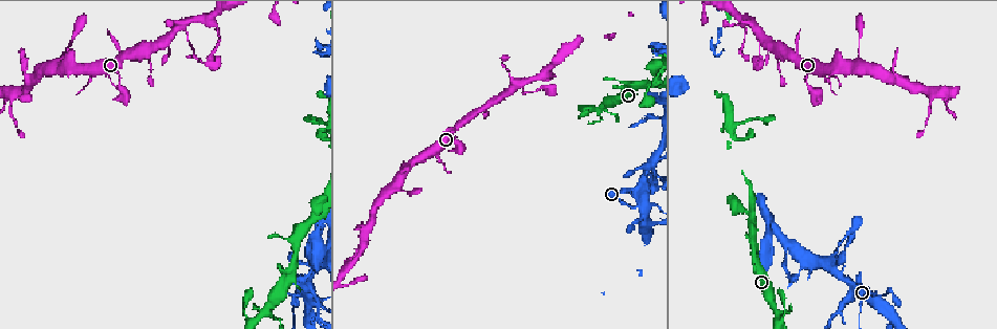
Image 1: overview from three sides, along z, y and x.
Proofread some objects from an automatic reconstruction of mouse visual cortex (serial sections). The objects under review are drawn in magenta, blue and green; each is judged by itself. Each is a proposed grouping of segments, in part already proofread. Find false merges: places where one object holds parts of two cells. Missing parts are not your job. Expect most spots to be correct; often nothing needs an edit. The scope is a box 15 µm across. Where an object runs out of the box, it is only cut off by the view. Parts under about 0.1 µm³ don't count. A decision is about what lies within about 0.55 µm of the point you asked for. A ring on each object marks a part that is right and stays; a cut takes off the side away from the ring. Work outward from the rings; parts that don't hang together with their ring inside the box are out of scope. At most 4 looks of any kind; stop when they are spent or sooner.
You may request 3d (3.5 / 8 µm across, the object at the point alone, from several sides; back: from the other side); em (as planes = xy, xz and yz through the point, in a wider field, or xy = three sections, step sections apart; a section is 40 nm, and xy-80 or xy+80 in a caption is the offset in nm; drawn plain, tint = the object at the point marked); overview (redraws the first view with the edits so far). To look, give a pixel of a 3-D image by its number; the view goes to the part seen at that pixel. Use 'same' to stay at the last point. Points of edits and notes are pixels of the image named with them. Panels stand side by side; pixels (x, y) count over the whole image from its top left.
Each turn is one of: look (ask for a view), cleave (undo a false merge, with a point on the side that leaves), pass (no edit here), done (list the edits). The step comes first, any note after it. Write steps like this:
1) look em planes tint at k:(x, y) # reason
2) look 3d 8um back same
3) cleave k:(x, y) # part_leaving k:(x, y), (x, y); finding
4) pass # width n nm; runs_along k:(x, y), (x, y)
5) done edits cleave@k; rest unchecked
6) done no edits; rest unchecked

look 3d 3.5um at 1:(598, 107) # a fork

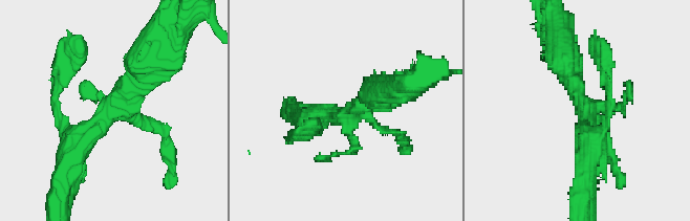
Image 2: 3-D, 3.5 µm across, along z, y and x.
look em xy step 5 tint at 2:(582, 105)

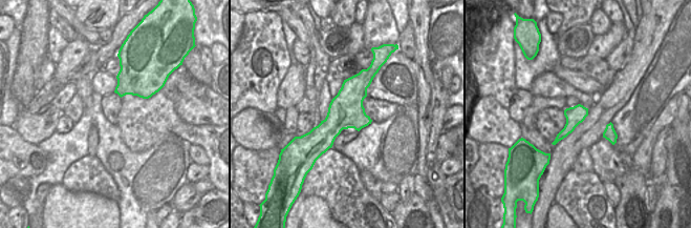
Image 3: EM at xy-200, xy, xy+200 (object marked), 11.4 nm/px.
pass # width 400 nm; runs_along 2:(155, 49), (82, 142), (68, 133); continuous, no second cell

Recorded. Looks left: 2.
look em xy step 5 tint at 1:(856, 287) # two arms at a narrow angle

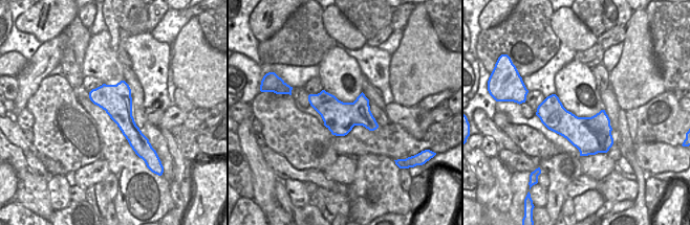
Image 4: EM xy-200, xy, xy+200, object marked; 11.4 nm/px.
look 3d 3.5um same # wider look

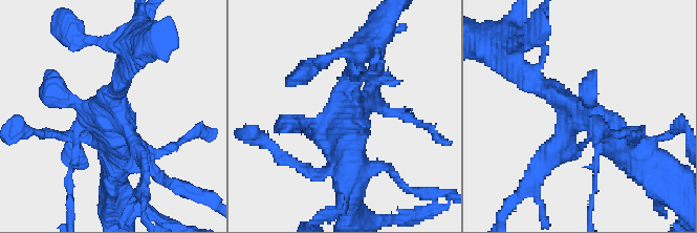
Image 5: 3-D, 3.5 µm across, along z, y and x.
pass # arms 4; runs_along 5:(633, 149), (606, 142), (526, 71); one cell here

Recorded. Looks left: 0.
done no edits; rest unchecked

